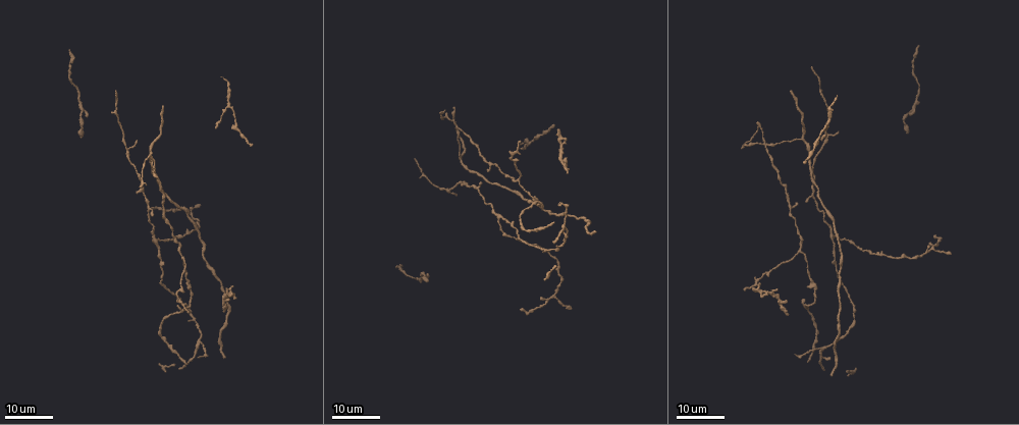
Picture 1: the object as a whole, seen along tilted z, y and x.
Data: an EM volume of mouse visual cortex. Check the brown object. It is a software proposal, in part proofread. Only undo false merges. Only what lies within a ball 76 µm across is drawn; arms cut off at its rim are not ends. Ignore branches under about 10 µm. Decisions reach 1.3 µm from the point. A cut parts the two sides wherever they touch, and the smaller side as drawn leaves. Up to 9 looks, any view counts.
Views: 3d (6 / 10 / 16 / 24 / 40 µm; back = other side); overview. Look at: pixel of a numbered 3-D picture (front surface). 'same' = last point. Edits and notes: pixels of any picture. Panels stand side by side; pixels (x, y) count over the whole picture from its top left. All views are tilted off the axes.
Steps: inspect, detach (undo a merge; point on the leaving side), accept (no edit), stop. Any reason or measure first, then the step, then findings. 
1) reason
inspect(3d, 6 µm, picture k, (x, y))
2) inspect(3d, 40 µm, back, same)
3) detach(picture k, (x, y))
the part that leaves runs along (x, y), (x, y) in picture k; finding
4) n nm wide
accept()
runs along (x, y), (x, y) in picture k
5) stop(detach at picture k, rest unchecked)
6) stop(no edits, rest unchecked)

branch point
inspect(3d, 24 µm, picture 1, (461, 161))

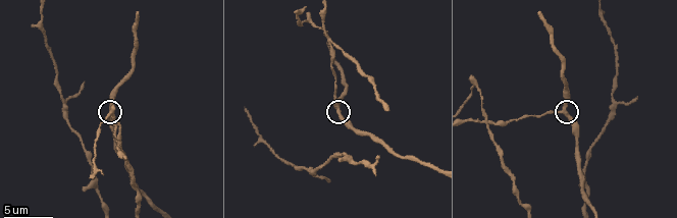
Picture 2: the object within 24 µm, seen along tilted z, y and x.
inspect(3d, 6 µm, picture 2, (565, 113))

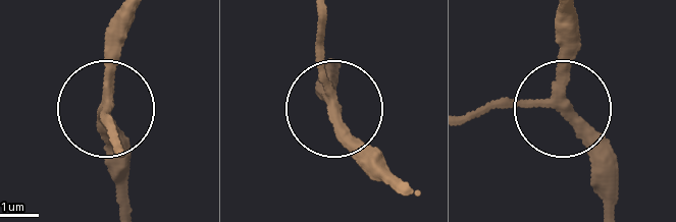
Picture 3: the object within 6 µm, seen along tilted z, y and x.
3 arms
accept()
runs along (465, 119), (561, 105), (567, 21) in picture 3; all the same cell

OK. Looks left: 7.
two arms in line, one across
inspect(3d, 10 µm, picture 2, (616, 102))

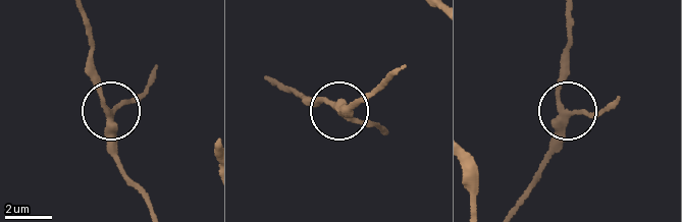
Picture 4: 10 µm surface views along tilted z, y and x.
side arm 17 µm
accept()
runs along (152, 206), (124, 171), (117, 132), (88, 61) in picture 4; continuous, no second cell

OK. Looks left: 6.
arms part here
inspect(3d, 24 µm, picture 1, (180, 255))

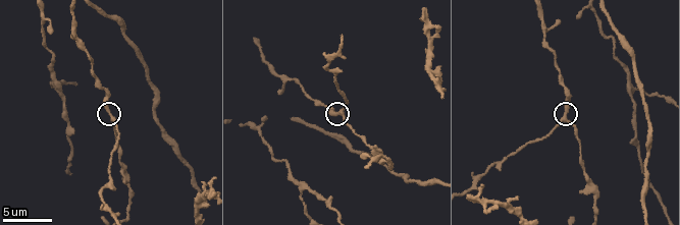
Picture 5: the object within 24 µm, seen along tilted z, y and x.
inspect(3d, 6 µm, picture 5, (110, 113))

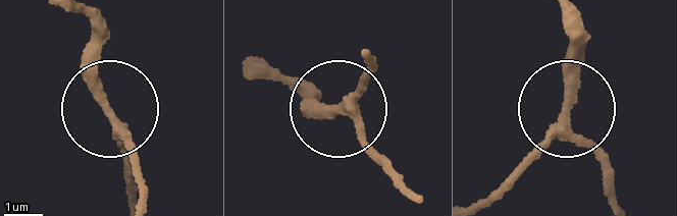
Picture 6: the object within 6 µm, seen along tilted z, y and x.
3 arms
accept()
runs along (417, 199), (340, 112), (375, 64) in picture 6; one cell here

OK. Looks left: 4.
four or more arms meet
inspect(3d, 16 µm, picture 2, (329, 44))

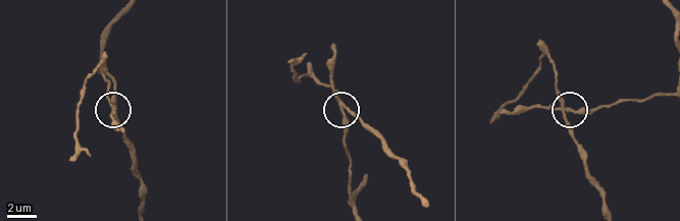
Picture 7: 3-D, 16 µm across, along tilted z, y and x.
accept()
runs along (607, 206), (565, 119), (568, 109), (557, 74) in picture 7; continuous, no second cell

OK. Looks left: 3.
stop(no edits, rest unchecked)

